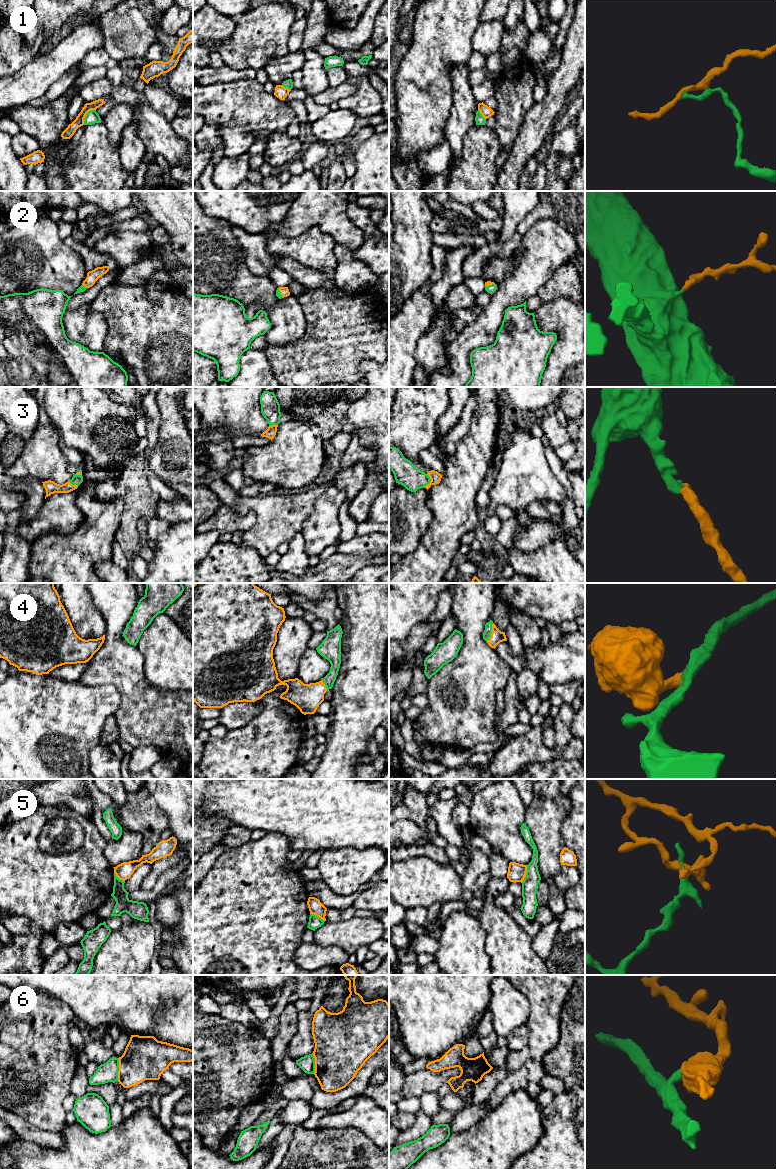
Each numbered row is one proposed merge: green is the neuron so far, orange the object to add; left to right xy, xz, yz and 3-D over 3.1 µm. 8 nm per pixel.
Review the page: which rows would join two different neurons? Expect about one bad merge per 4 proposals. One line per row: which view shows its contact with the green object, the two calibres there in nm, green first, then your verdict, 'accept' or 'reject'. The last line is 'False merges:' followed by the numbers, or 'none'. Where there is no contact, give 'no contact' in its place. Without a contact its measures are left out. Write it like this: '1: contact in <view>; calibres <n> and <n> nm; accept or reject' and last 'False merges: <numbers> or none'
1: contact in xy; calibres 100 and 80 nm; reject
2: contact in xz; calibres 40 and 80 nm; accept
3: contact in yz; calibres 190 and 90 nm; accept
4: contact in yz; calibres 60 and 100 nm; accept
5: contact in yz; calibres 130 and 140 nm; reject
6: contact in xy; calibres 160 and 360 nm; reject
False merges: 1, 5, 6

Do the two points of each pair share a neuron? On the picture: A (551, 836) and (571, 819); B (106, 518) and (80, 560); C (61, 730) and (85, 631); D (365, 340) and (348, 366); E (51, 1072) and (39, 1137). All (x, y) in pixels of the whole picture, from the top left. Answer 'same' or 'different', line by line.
A: different
B: same
C: different
D: same
E: different

